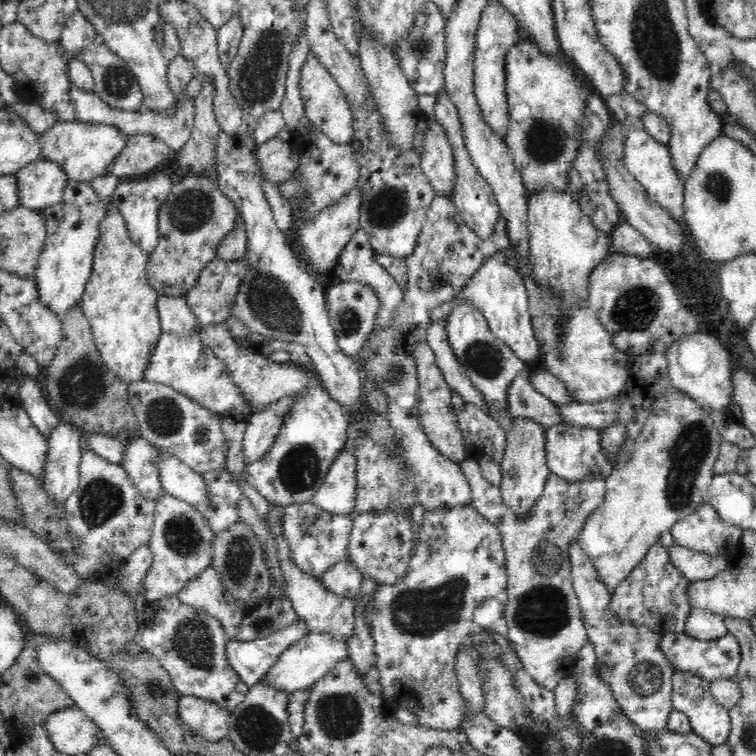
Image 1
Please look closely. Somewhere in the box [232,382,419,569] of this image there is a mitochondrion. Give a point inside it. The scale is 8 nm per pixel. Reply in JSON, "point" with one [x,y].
{"point":[298,469]}

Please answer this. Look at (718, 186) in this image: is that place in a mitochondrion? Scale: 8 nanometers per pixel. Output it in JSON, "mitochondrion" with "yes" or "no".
{"mitochondrion":"yes"}

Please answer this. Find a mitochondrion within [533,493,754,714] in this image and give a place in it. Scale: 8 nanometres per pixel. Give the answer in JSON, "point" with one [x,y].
{"point":[645,677]}

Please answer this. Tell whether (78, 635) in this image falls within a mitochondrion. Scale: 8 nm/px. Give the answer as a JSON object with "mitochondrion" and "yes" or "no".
{"mitochondrion":"no"}

